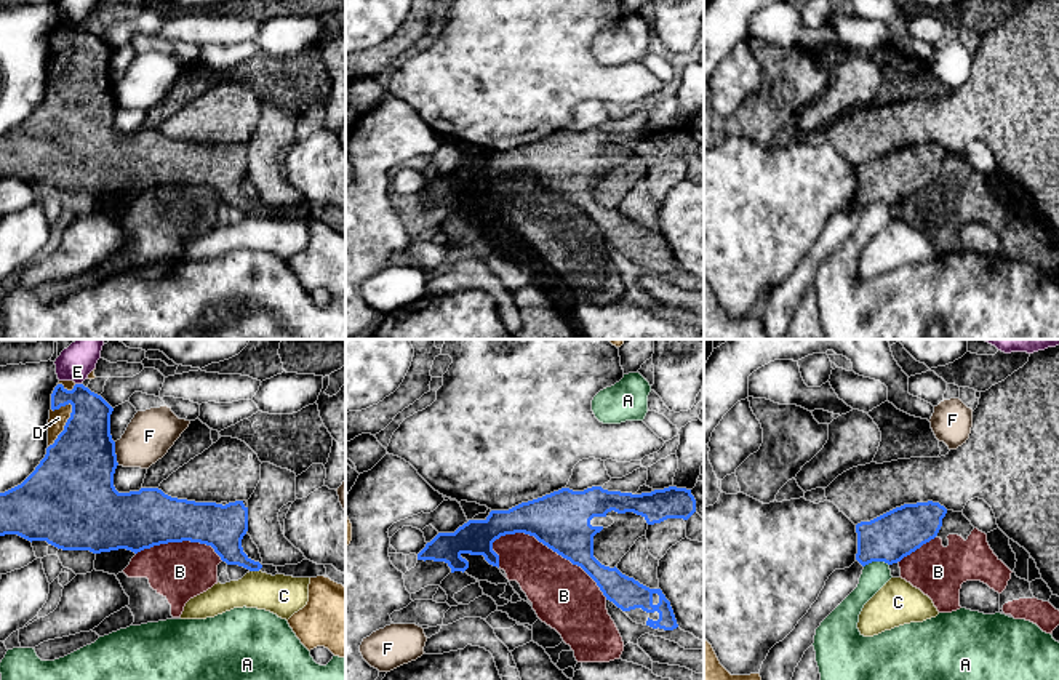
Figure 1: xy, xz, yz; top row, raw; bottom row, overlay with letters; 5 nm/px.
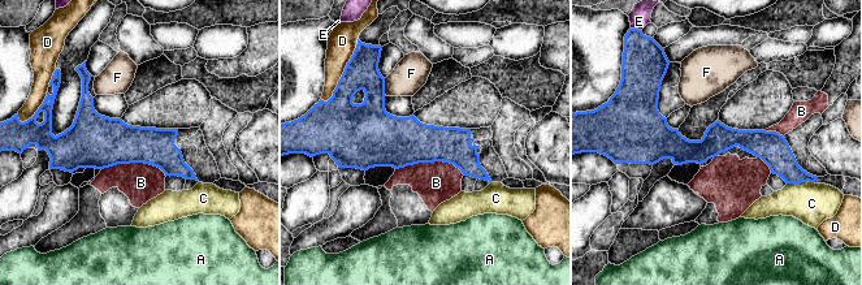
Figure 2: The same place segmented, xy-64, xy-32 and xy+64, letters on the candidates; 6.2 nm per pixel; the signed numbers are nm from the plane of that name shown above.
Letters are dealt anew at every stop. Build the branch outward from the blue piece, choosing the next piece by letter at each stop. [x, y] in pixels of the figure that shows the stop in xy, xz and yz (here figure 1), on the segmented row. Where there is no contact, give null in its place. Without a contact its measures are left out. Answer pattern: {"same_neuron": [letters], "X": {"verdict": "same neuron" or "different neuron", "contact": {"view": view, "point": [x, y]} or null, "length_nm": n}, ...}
{"same_neuron": [], "A": {"verdict": "different neuron", "contact": {"view": "yz", "point": [875, 560]}, "length_nm": 130}, "B": {"verdict": "different neuron", "contact": {"view": "xz", "point": [552, 549]}, "length_nm": 650}, "C": {"verdict": "different neuron", "contact": {"view": "xy", "point": [255, 570]}, "length_nm": 60}, "D": {"verdict": "different neuron", "contact": {"view": "xy", "point": [66, 424]}, "length_nm": 260}, "E": {"verdict": "different neuron", "contact": {"view": "xy", "point": [79, 384]}, "length_nm": 30}, "F": {"verdict": "different neuron", "contact": {"view": "xy", "point": [114, 453]}, "length_nm": 120}}

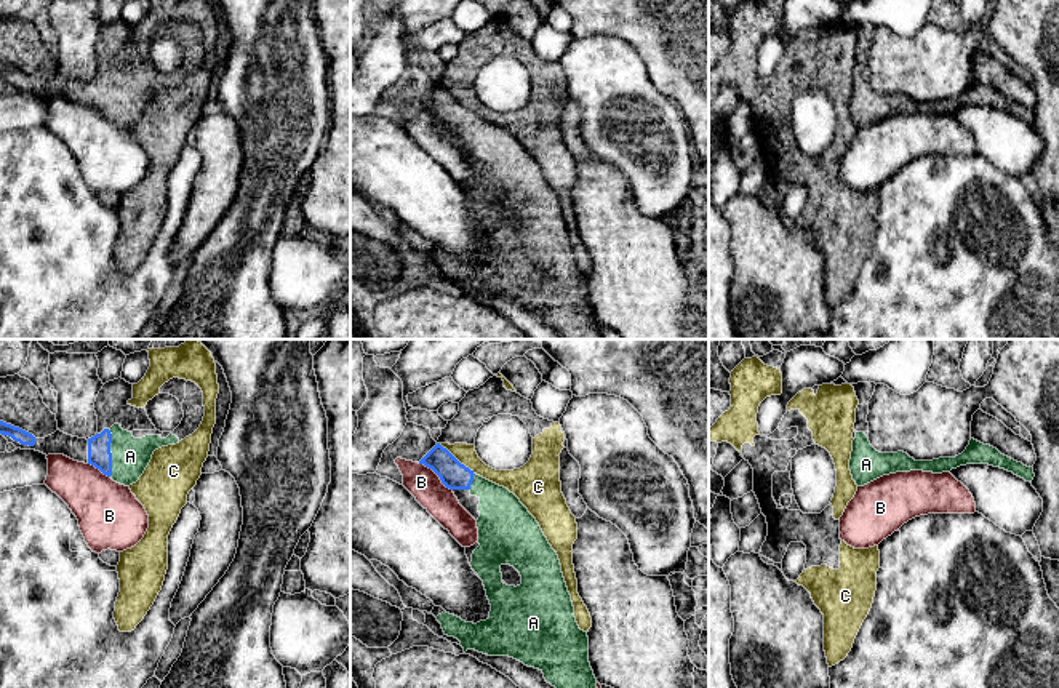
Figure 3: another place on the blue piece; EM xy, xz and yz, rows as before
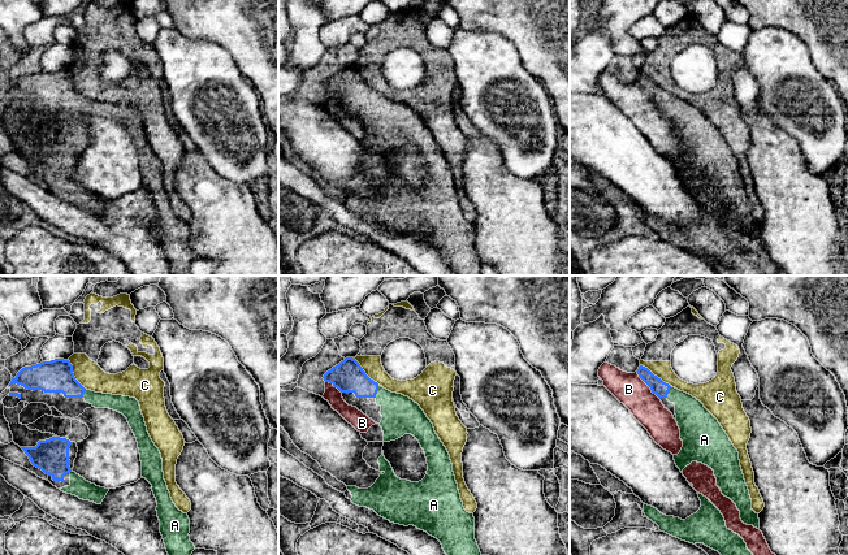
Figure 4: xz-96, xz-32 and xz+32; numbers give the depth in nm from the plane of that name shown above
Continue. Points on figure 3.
{"same_neuron": ["A"], "A": {"verdict": "same neuron", "contact": {"view": "xy", "point": [111, 453]}, "length_nm": 240}, "B": {"verdict": "different neuron", "contact": {"view": "xz", "point": [435, 472]}, "length_nm": 220}, "C": {"verdict": "different neuron", "contact": {"view": "xz", "point": [455, 458]}, "length_nm": 240}}

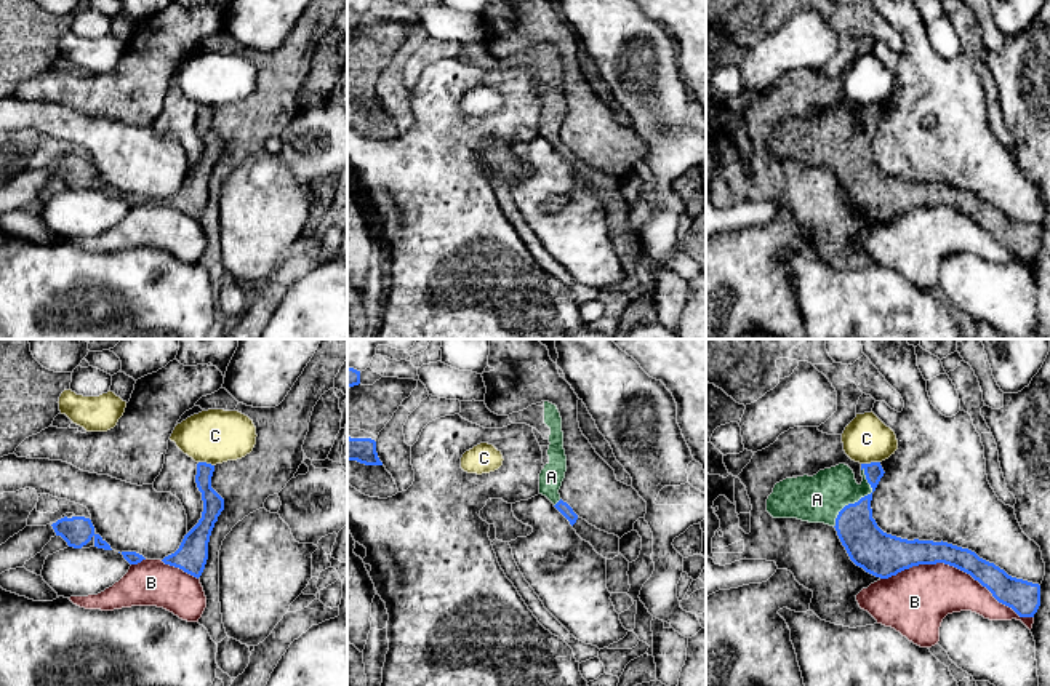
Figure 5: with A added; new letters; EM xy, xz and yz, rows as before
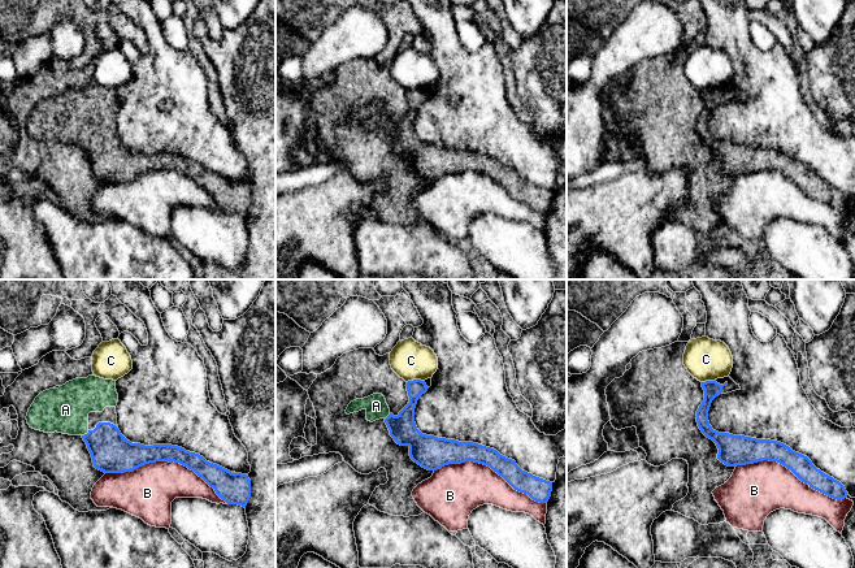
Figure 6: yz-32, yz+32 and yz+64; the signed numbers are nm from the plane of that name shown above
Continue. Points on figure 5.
{"same_neuron": ["A"], "A": {"verdict": "same neuron", "contact": {"view": "yz", "point": [861, 498]}, "length_nm": 340}, "B": {"verdict": "different neuron", "contact": {"view": "yz", "point": [957, 568]}, "length_nm": 800}, "C": {"verdict": "different neuron", "contact": {"view": "yz", "point": [871, 462]}, "length_nm": 100}}

